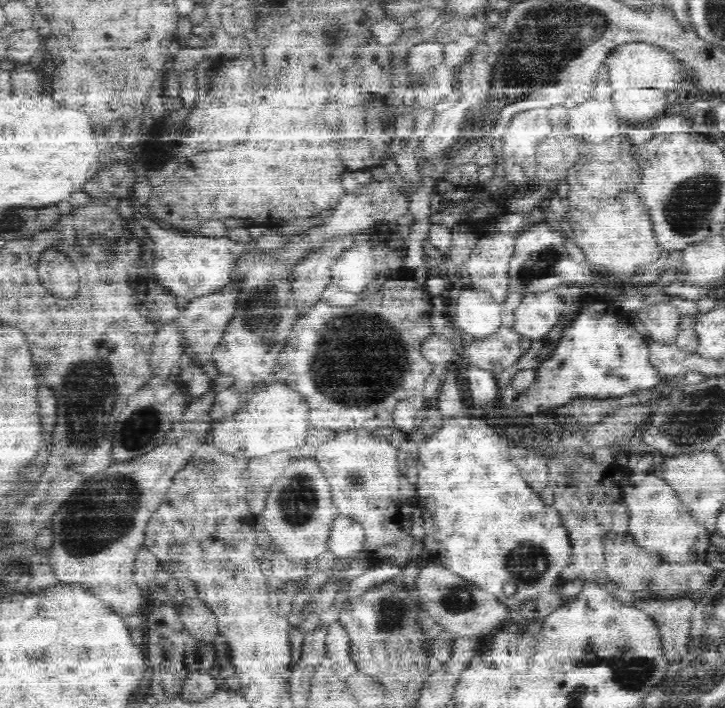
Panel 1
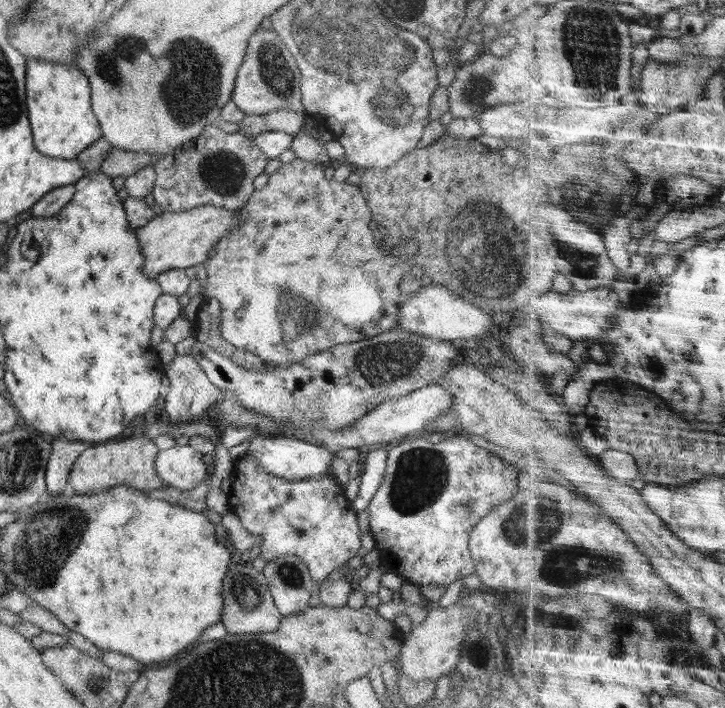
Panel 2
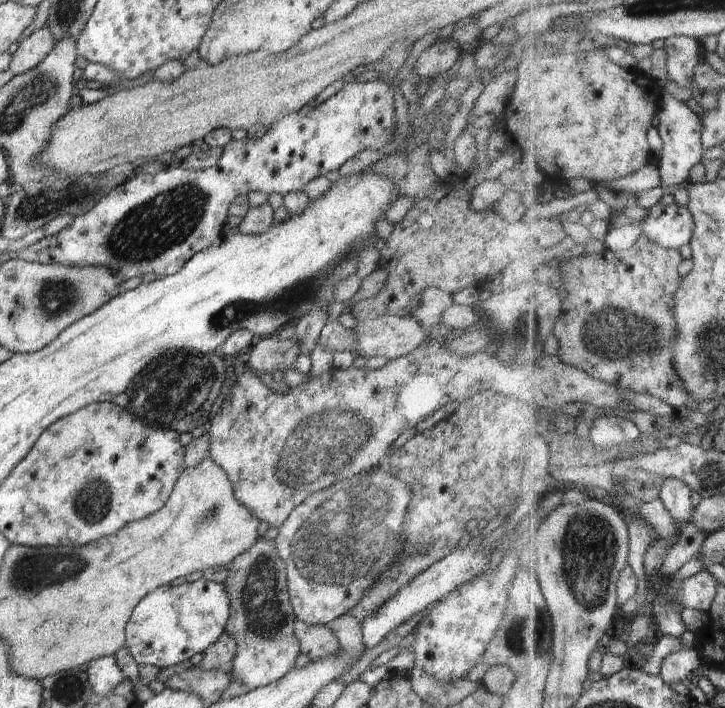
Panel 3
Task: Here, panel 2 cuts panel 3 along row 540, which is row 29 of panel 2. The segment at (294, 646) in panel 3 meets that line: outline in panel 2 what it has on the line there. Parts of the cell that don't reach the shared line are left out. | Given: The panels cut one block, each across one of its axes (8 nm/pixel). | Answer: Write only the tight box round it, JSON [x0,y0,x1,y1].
[232,27,306,116]

